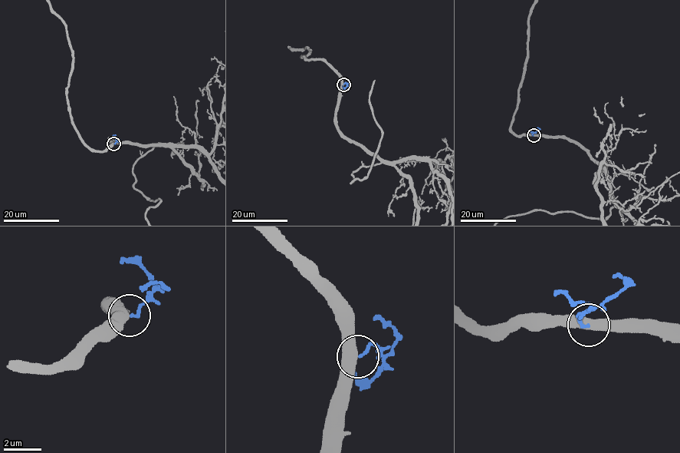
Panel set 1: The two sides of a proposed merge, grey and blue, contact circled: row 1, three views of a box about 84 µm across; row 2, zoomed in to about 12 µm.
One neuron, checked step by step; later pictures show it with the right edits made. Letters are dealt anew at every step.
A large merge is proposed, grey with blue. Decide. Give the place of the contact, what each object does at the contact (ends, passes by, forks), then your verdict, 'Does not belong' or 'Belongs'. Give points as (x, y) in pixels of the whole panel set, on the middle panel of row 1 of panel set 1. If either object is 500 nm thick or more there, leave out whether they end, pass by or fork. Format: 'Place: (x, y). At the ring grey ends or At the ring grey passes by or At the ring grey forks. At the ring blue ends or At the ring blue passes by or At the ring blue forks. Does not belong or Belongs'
Place: (343, 84). Does not belong

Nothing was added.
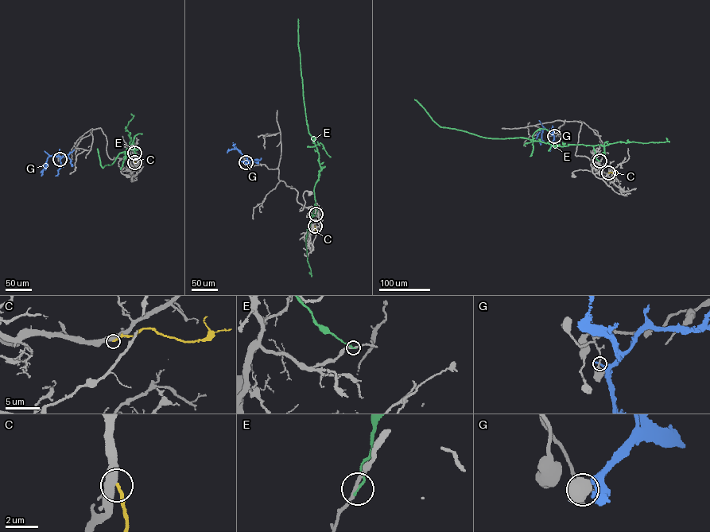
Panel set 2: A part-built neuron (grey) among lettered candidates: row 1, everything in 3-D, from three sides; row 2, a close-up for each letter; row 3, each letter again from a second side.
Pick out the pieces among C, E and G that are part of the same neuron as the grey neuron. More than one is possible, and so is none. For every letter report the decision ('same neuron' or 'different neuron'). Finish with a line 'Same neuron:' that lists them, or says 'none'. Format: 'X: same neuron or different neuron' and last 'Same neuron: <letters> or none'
C: same neuron
E: different neuron
G: different neuron
Same neuron: C

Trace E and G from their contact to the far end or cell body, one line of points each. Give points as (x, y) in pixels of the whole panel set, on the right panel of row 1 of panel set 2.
E: (599, 161), (592, 145), (561, 146), (521, 137), (490, 138), (440, 127), (414, 99)
G: (554, 136), (543, 128), (541, 145)

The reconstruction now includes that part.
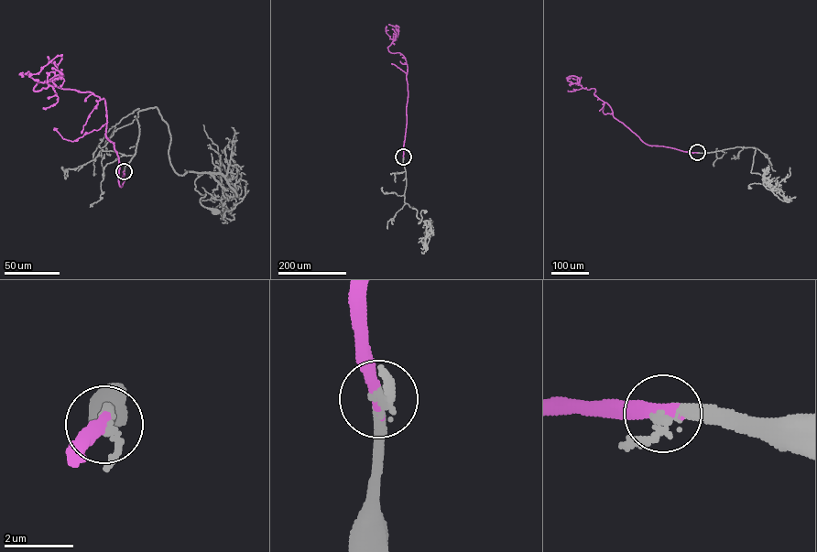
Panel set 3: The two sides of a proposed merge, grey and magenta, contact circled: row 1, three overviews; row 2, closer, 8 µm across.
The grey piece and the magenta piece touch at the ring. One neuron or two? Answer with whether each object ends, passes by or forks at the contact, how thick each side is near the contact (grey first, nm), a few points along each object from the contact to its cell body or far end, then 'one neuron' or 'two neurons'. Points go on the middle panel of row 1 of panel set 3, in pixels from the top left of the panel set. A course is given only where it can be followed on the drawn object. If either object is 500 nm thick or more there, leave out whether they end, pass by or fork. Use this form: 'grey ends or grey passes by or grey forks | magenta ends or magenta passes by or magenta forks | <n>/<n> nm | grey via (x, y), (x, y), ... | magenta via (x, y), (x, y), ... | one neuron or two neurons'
grey passes by | magenta ends | 240/460 nm | grey via (403, 156), (404, 202), (417, 211), (417, 216), (422, 221), (419, 223), (421, 219), (421, 211), (425, 211) | magenta via (403, 156), (408, 66), (402, 54), (389, 51), (387, 48), (397, 33), (396, 27), (388, 24) | one neuron

